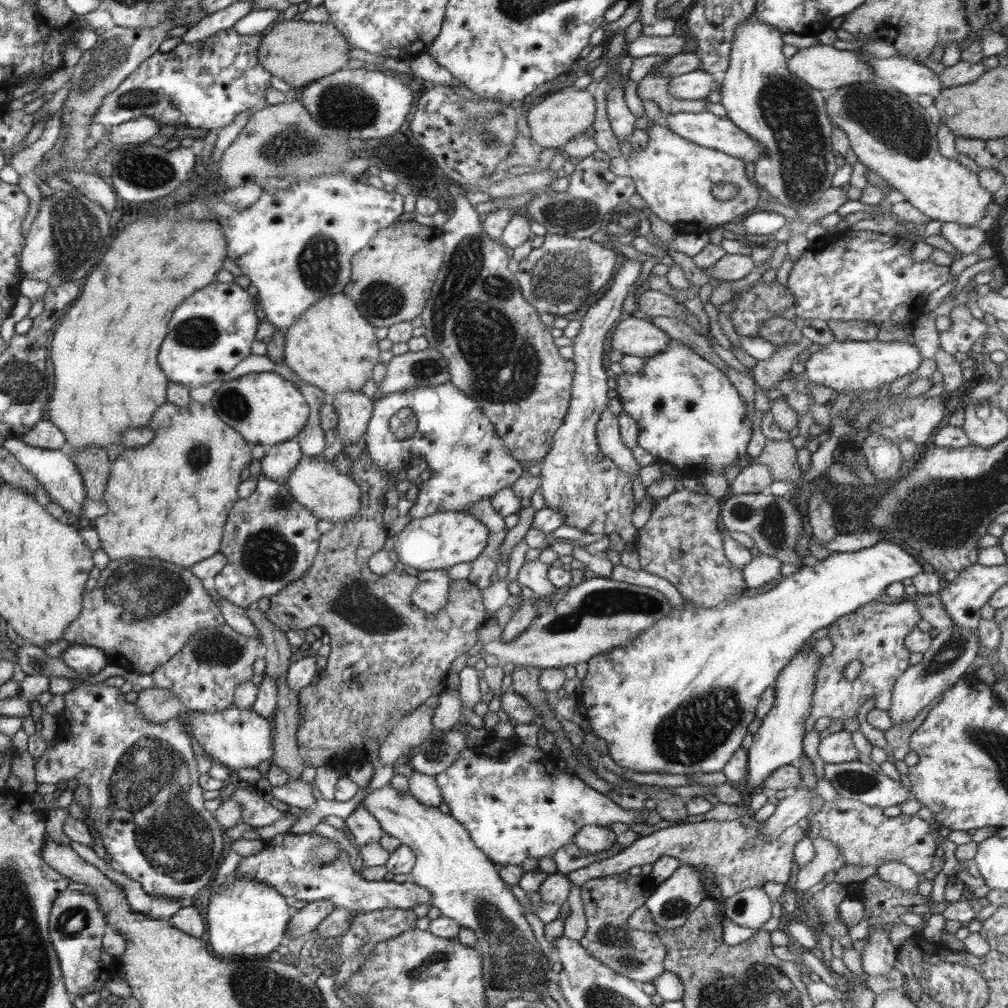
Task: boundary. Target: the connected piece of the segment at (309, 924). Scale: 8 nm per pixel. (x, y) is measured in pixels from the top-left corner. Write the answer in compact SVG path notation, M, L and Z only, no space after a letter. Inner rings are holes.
M328 900L310 902L307 906L296 911L290 921L288 936L290 939L308 936L335 910L335 905Z

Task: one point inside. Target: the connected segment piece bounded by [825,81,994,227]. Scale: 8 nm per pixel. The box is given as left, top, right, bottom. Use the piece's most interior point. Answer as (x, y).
(892, 135)

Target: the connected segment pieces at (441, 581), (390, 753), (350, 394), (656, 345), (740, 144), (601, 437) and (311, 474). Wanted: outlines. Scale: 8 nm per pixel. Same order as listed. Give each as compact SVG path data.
M447 569L420 570L417 577L416 590L410 595L412 603L428 613L443 610L451 583Z
M434 695L424 705L403 716L379 746L382 762L392 765L401 760L406 749L416 748L434 731L431 723L433 710L438 706L439 695Z
M344 390L344 393L334 395L330 404L336 409L339 420L335 426L342 445L346 447L366 433L368 422L372 419L373 400L367 398L362 390Z
M640 314L629 316L611 331L610 348L624 355L647 359L666 348L669 335Z
M708 111L694 113L668 113L665 116L665 126L680 138L694 142L700 146L722 151L730 156L741 158L745 163L754 162L763 153L763 146L751 136L748 136L743 130L740 130L727 117L716 116Z
M607 407L596 424L596 437L600 451L606 458L616 463L632 480L632 475L636 474L641 467L636 462L632 450L624 445L620 432L616 414L612 414Z
M303 457L287 477L286 484L296 502L306 506L320 520L344 523L360 512L363 496L361 487L350 475L341 474L332 462Z

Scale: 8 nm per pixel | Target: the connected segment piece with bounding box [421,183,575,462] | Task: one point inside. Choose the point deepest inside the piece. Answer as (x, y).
(499, 352)

